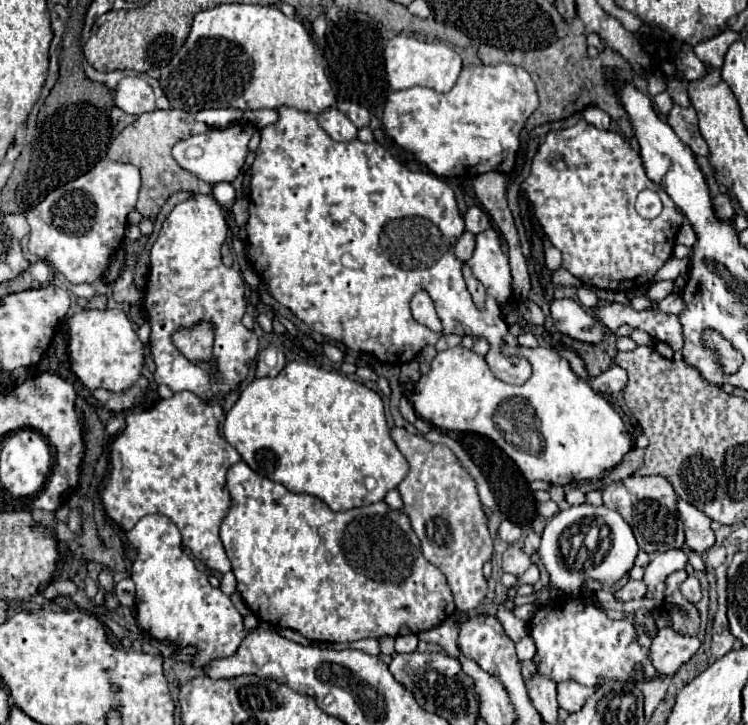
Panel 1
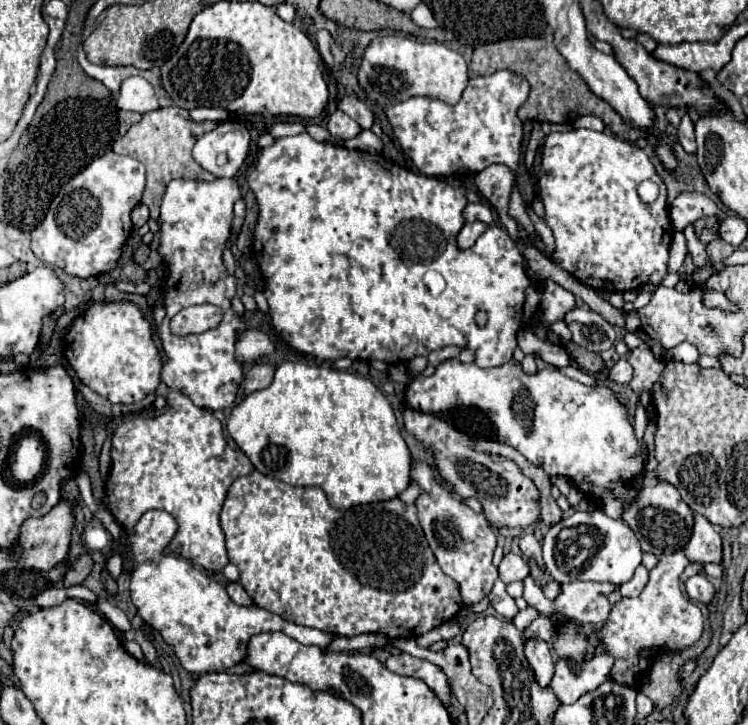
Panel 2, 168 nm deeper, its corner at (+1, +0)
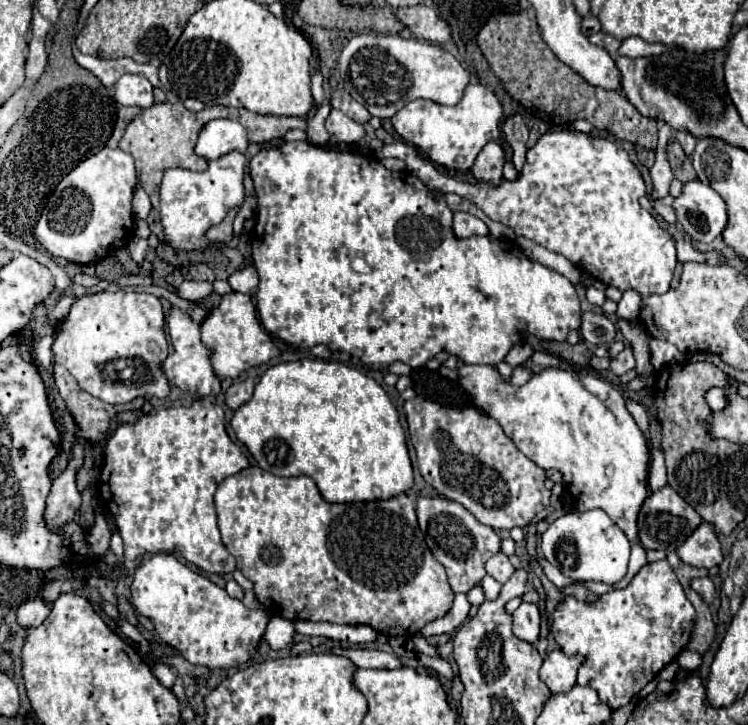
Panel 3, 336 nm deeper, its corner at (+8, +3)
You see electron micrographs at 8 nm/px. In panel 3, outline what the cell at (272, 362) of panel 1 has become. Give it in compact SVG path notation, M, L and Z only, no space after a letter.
M246 378L244 382L232 384L226 390L226 404L228 404L228 408L238 410L238 406L246 404L252 398L252 394L254 394L254 384L256 384L254 378Z

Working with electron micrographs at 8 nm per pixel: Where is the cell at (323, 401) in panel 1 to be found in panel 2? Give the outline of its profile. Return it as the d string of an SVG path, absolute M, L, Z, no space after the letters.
M285 361L275 369L275 379L267 389L253 391L231 409L227 433L259 473L297 487L317 485L335 509L395 499L409 485L411 455L399 433L393 409L385 395L357 373Z

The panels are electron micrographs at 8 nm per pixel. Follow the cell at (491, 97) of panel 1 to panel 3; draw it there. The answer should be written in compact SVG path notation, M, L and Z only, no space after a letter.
M470 84L464 98L454 108L444 108L432 100L414 100L392 116L392 126L408 144L418 146L418 150L438 166L470 170L486 142L500 142L502 116L502 106L496 94L480 84Z

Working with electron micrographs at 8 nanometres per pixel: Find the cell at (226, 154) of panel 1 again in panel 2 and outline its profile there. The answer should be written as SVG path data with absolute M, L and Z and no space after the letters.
M223 121L193 147L193 159L215 177L233 177L243 165L251 135L243 123Z

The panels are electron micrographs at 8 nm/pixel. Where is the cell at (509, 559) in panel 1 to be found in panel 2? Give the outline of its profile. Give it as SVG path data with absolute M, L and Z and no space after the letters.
M507 553L503 557L503 561L499 563L499 577L505 581L505 583L511 583L511 581L521 581L529 575L529 565L525 563L525 559L521 555L515 555L515 553Z

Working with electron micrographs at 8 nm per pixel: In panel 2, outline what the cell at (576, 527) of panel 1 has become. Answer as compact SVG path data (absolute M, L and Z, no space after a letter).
M601 509L577 511L553 525L543 537L543 561L557 583L607 581L621 585L629 581L641 563L641 547L635 533L621 521L607 517Z

